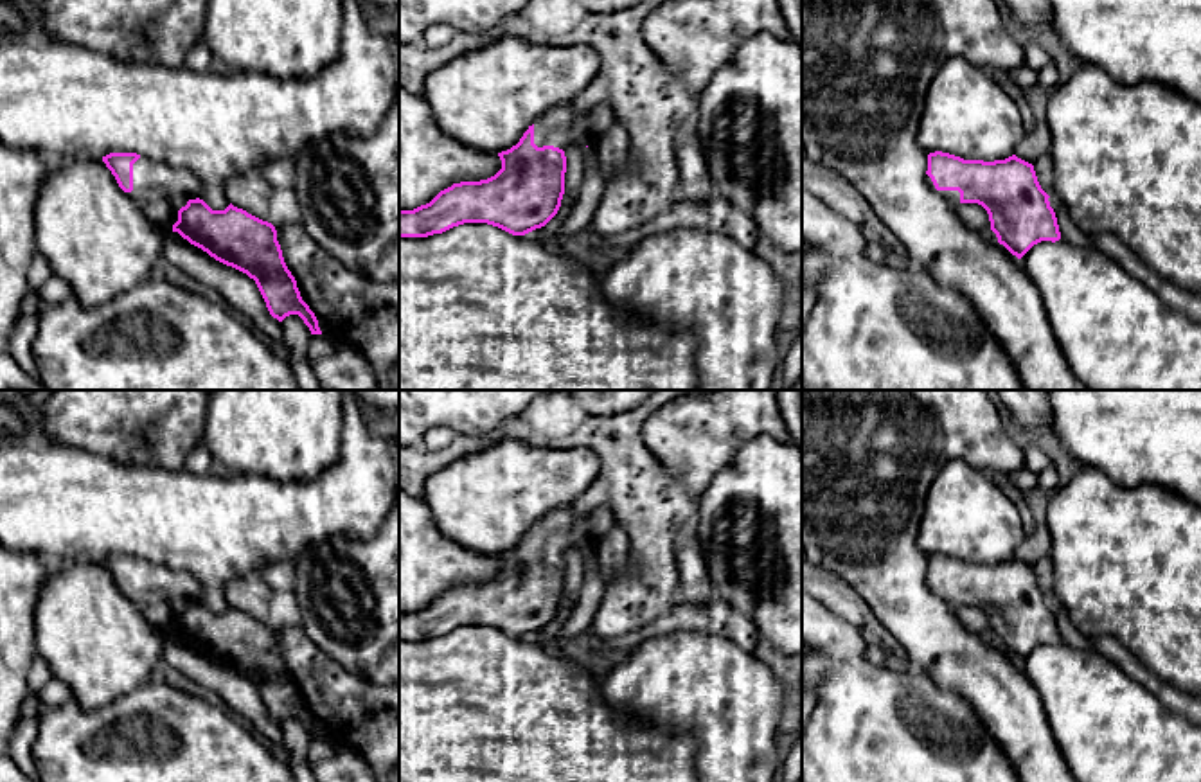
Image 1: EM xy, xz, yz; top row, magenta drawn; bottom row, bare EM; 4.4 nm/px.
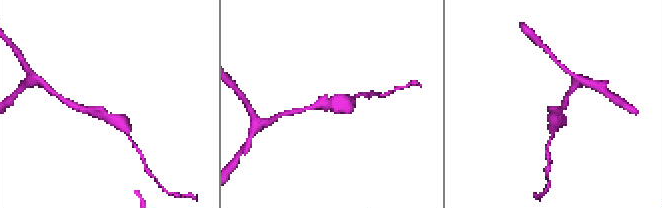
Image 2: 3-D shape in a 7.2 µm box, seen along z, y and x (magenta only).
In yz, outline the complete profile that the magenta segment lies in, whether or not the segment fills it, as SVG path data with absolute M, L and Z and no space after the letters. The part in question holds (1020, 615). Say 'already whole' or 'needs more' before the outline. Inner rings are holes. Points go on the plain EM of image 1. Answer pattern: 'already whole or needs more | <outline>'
needs more | M935 554L928 557L928 582L951 606L978 606L991 624L998 645L1021 662L1041 644L1059 644L1061 635L1048 597L1041 591L1034 568L1016 557L1005 563L983 564Z

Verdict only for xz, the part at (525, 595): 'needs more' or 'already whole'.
needs more

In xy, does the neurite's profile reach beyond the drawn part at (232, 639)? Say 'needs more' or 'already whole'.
needs more

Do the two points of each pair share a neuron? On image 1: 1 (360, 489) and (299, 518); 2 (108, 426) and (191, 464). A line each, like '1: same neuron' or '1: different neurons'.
1: same neuron
2: different neurons

